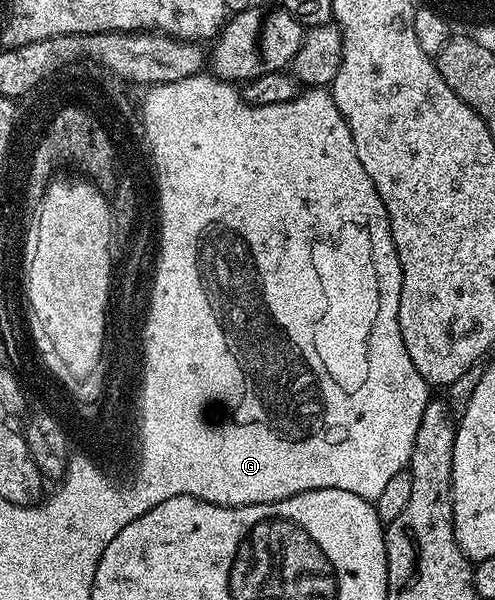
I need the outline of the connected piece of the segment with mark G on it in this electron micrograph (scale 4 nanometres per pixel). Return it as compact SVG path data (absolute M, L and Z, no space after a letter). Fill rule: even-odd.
M208 73L191 75L179 83L157 83L147 88L146 95L146 137L150 163L154 168L154 181L160 188L168 191L168 225L170 225L170 241L168 241L168 271L162 271L162 291L160 291L160 309L152 309L152 353L160 355L160 371L152 377L152 385L148 393L143 395L143 413L146 429L152 437L150 441L150 473L152 473L152 491L144 493L140 499L146 509L154 509L160 505L160 498L167 494L197 495L204 494L211 503L219 503L221 507L241 507L251 503L273 503L291 495L314 489L346 489L346 493L358 493L358 497L375 501L382 489L390 483L390 479L399 471L409 466L414 437L418 433L418 425L422 425L422 413L430 398L430 385L414 369L414 361L410 361L410 353L406 353L406 345L402 341L402 329L398 325L398 305L402 293L402 269L398 261L396 246L392 240L392 230L386 209L382 205L382 197L378 197L378 189L374 189L374 181L370 181L370 173L362 169L362 161L358 161L358 153L354 153L354 137L350 137L350 129L338 109L334 105L331 94L324 89L308 89L294 101L286 101L282 105L262 105L255 107L244 101L243 94L236 91L231 82L217 79Z

